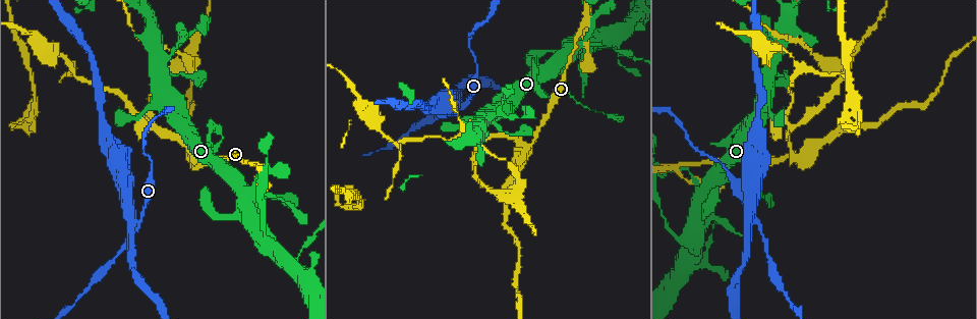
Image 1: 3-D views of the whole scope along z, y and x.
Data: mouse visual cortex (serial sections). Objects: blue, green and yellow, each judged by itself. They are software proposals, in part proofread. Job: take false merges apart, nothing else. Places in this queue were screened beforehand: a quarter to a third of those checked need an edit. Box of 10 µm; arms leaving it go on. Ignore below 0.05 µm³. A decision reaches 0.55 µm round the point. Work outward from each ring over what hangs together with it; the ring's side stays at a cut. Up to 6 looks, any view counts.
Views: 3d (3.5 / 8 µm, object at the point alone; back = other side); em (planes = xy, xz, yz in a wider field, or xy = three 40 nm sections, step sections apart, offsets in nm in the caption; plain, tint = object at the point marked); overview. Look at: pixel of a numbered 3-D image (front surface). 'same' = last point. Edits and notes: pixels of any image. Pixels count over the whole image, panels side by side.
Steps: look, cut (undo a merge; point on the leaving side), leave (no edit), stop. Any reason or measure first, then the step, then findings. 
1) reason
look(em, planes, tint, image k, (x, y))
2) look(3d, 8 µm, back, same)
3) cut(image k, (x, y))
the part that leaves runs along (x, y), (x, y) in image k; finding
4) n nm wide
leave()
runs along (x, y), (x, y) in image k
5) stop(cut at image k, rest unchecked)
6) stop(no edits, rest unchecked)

small branch off a trunk
look(3d, 3.5 µm, image 1, (134, 220))

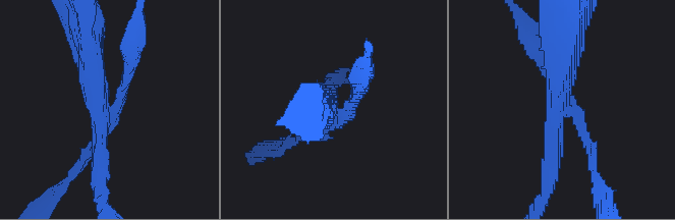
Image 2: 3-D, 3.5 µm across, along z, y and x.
4 arms; arms of 150, 200, 250, 400 nm
look(em, xy, step 2, tint, image 2, (106, 107))

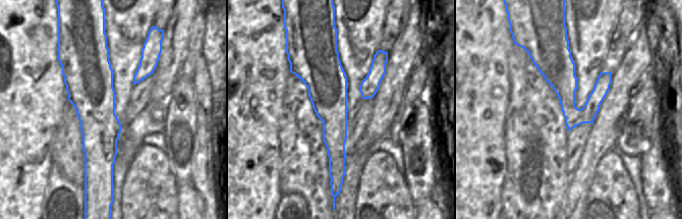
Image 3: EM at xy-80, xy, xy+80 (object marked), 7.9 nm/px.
cut(image 2, (89, 83))
the part that leaves runs along (109, 108), (94, 87), (85, 20) in image 2; two cells meet here

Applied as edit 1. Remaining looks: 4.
look(overview)

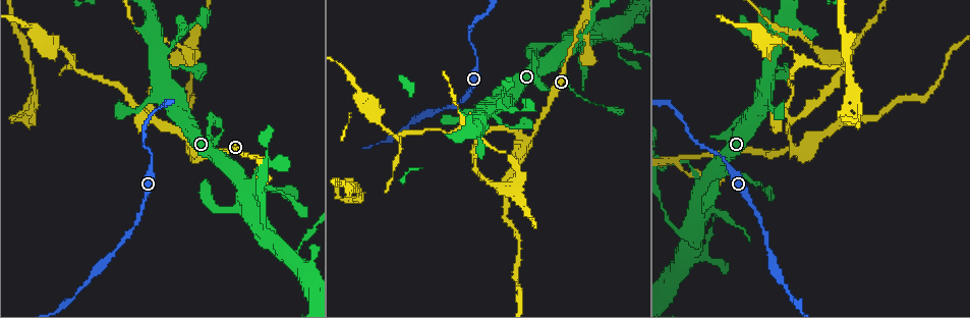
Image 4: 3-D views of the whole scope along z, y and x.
abrupt turn
look(3d, 8 µm, image 4, (266, 235))

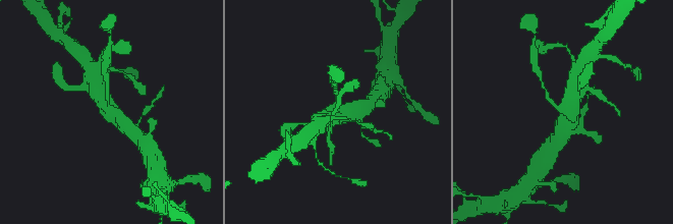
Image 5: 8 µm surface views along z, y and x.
3 arms; arms of 150, 500, 600 nm; now the EM
look(em, xy, step 1, tint, same)

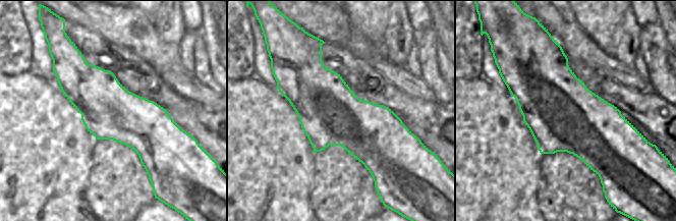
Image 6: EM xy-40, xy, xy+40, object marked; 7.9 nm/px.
leave()
runs along (95, 82), (108, 109), (129, 127) in image 5; one cell here

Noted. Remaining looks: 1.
stop(cut at image 2, rest unchecked)

